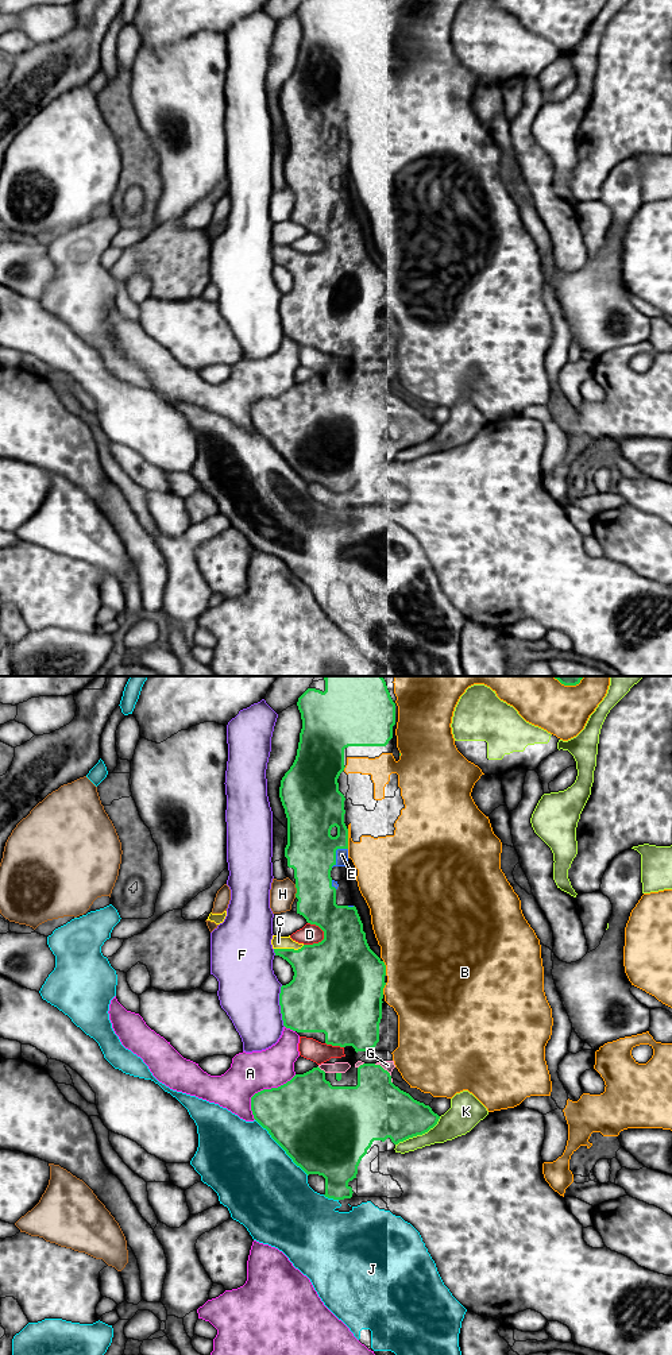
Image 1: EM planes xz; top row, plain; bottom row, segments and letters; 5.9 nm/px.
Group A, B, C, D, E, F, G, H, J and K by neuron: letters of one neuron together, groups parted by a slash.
A / B / C E G / D / F / H / J / K

